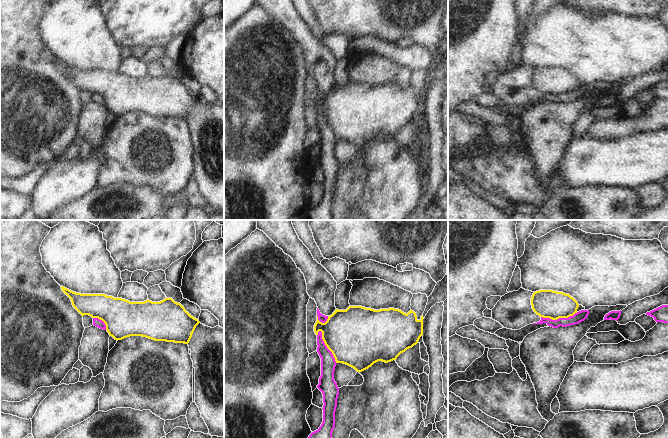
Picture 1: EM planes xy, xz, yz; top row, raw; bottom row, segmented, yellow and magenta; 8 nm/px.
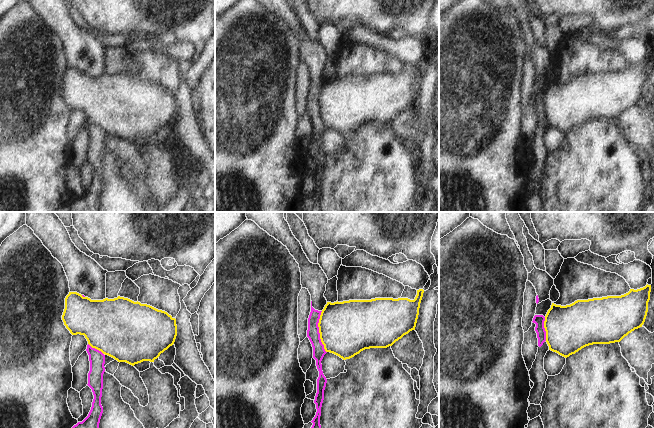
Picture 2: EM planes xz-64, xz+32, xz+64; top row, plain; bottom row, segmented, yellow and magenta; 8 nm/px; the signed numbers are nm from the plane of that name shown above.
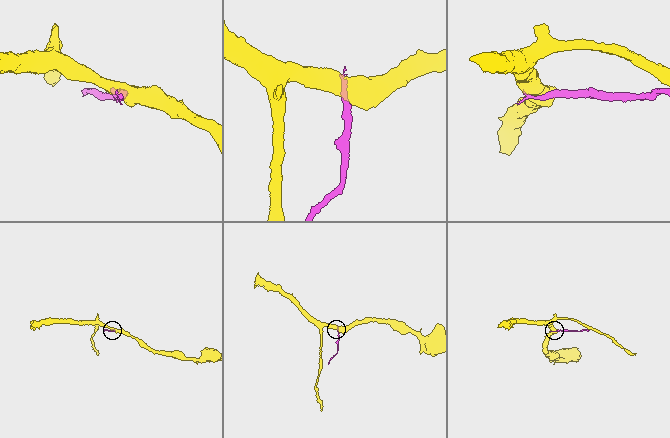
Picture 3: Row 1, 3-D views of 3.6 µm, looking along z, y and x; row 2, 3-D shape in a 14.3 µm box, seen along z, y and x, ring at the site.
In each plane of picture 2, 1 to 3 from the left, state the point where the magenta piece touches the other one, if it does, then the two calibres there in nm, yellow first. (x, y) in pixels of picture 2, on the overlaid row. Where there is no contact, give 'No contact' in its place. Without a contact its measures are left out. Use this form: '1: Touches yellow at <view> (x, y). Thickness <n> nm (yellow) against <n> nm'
1: Touches yellow at xz-64 (96, 348). Thickness 480 nm (yellow) against 130 nm
2: Touches yellow at xz+32 (319, 332). Thickness 440 nm (yellow) against 100 nm
3: Touches yellow at xz+64 (545, 329). Thickness 380 nm (yellow) against 80 nm.

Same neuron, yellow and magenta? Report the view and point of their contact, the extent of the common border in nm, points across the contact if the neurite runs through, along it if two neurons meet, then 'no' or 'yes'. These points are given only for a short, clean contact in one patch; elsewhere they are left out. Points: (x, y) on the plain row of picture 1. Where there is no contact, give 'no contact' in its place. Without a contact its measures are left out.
contact xz (327, 123); length 300 nm; no

